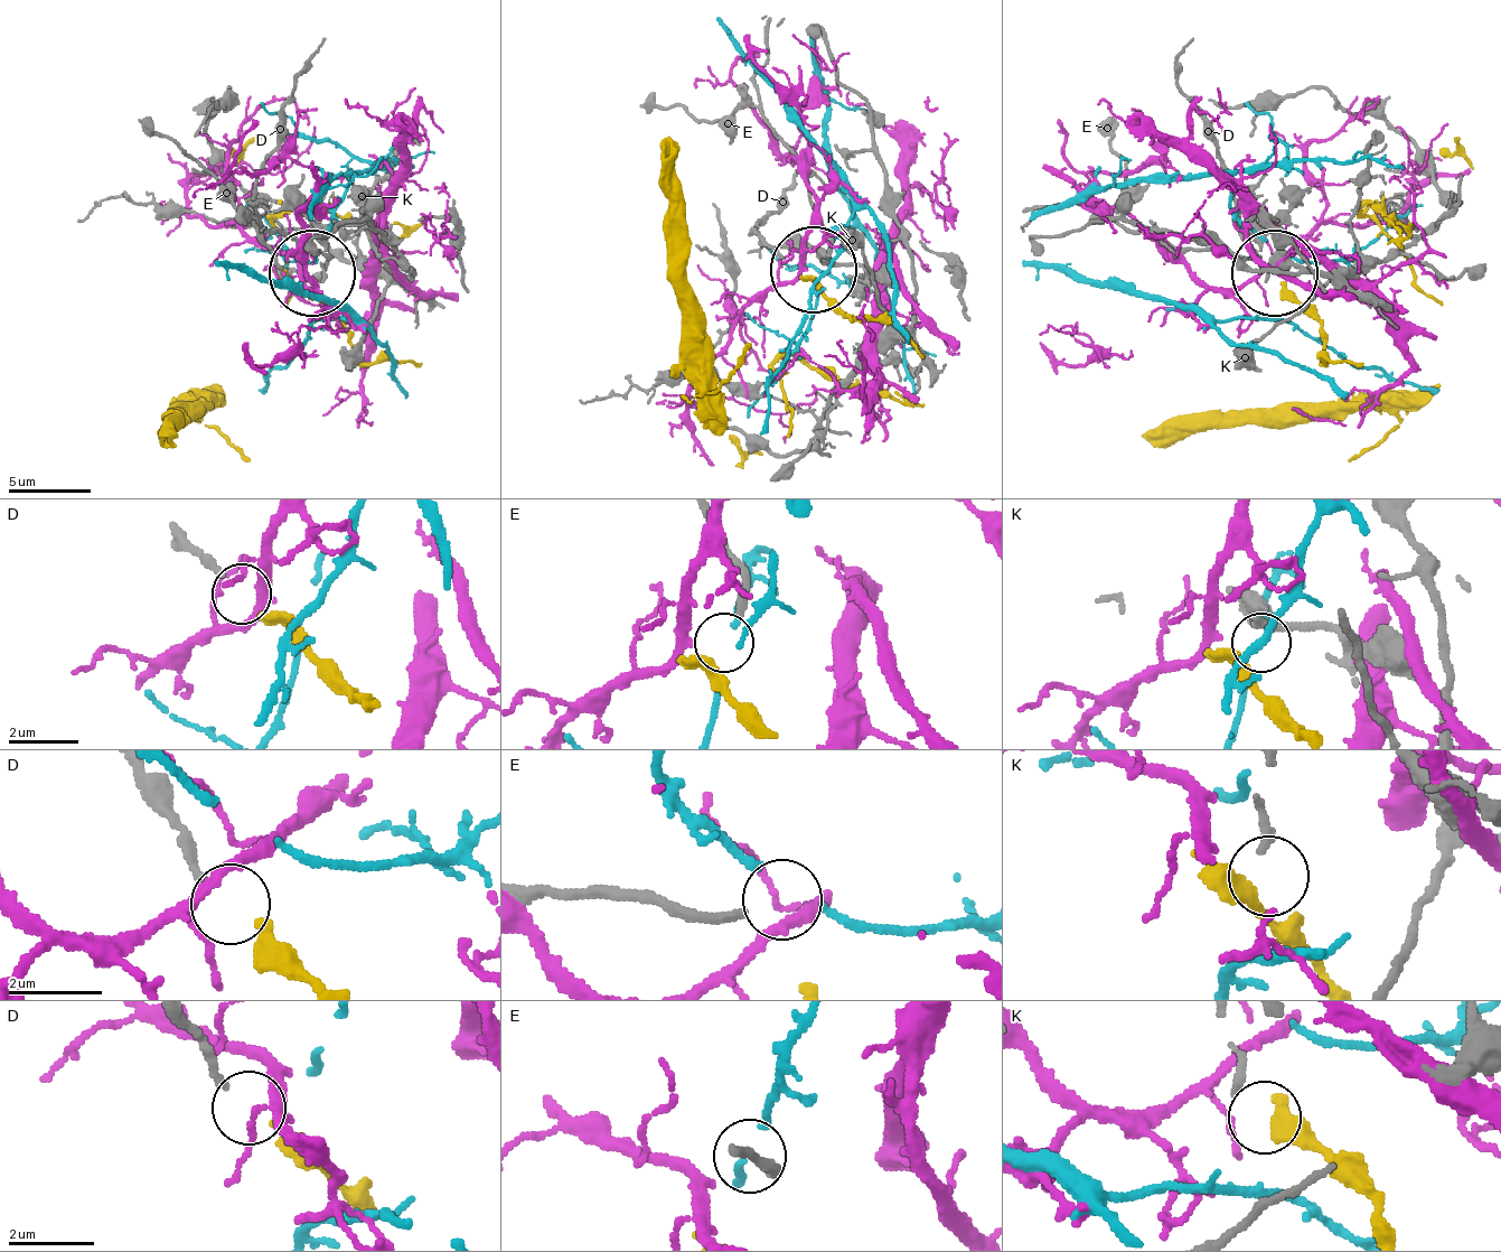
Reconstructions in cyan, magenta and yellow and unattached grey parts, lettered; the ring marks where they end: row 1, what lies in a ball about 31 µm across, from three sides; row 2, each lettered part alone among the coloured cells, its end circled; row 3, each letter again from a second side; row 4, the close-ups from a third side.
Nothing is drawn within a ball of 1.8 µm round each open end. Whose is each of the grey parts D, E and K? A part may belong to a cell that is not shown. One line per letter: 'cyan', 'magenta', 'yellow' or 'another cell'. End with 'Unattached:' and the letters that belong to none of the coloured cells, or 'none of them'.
D: yellow
E: another cell
K: another cell
Unattached: E, K

